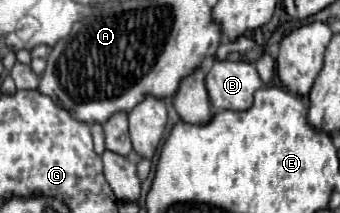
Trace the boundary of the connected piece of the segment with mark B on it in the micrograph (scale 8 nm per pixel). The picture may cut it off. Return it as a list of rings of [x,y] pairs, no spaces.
[[[215,60],[205,78],[211,106],[215,110],[249,110],[253,94],[263,86],[249,62]]]

